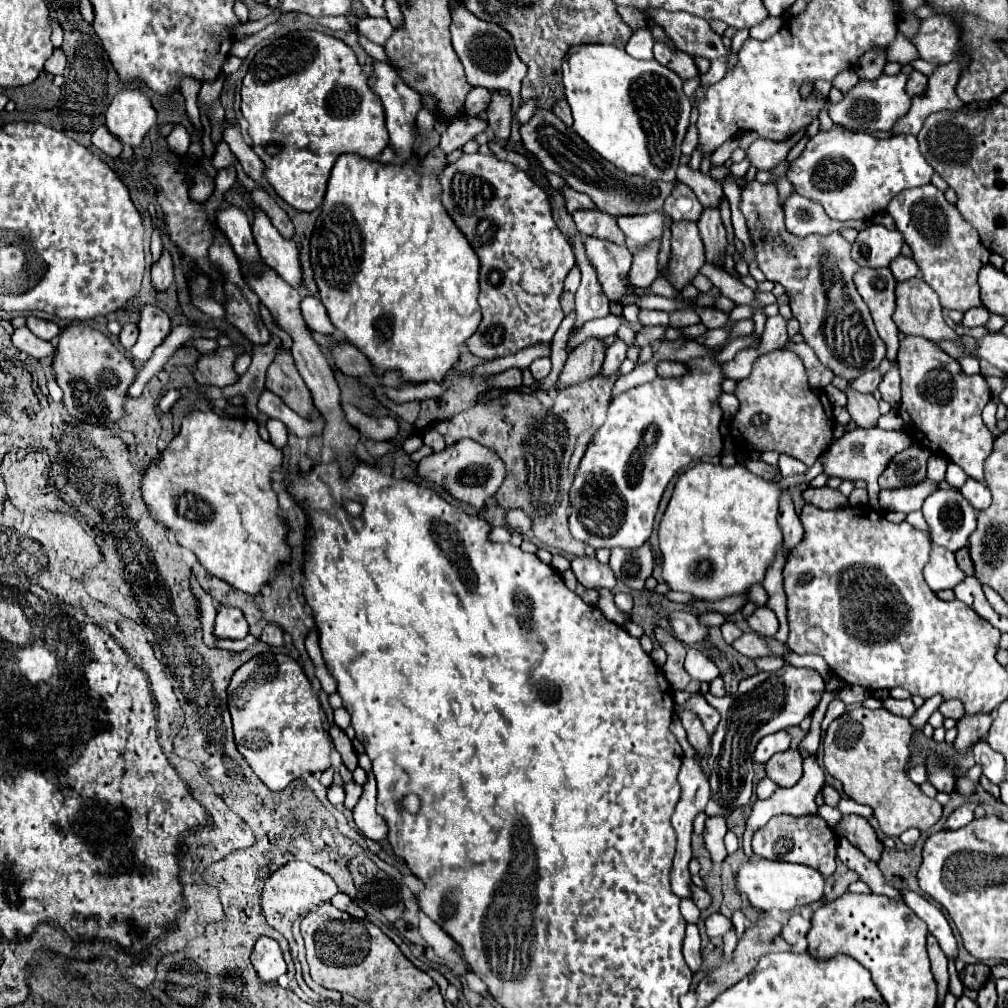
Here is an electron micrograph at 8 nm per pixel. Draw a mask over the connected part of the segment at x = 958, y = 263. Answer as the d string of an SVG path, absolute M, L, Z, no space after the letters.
M923 185L917 189L905 189L895 195L887 207L887 213L895 219L897 229L903 233L913 257L923 273L923 279L939 295L943 309L967 311L981 305L977 273L989 263L991 251L987 251L979 239L979 233L961 217L955 205L951 205L943 191Z

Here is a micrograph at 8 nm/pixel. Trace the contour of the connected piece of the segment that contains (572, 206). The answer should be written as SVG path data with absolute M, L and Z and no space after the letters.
M563 187L563 197L565 197L565 205L567 205L567 213L573 213L577 209L595 209L595 203L585 195L585 193L579 193L579 191L573 191L571 187Z

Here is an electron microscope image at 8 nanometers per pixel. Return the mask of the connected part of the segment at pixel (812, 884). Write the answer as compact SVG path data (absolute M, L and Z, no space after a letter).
M755 855L741 865L737 875L737 891L743 893L749 899L749 903L761 911L771 911L771 909L791 911L795 909L795 905L809 905L823 897L823 887L825 887L823 875L811 867L793 865L785 861L757 859Z

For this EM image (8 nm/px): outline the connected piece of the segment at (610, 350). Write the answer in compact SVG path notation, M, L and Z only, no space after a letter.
M619 337L607 347L605 361L603 361L603 373L605 373L605 375L619 371L619 365L621 365L623 359L625 359L625 351L627 351L627 345L625 345Z

